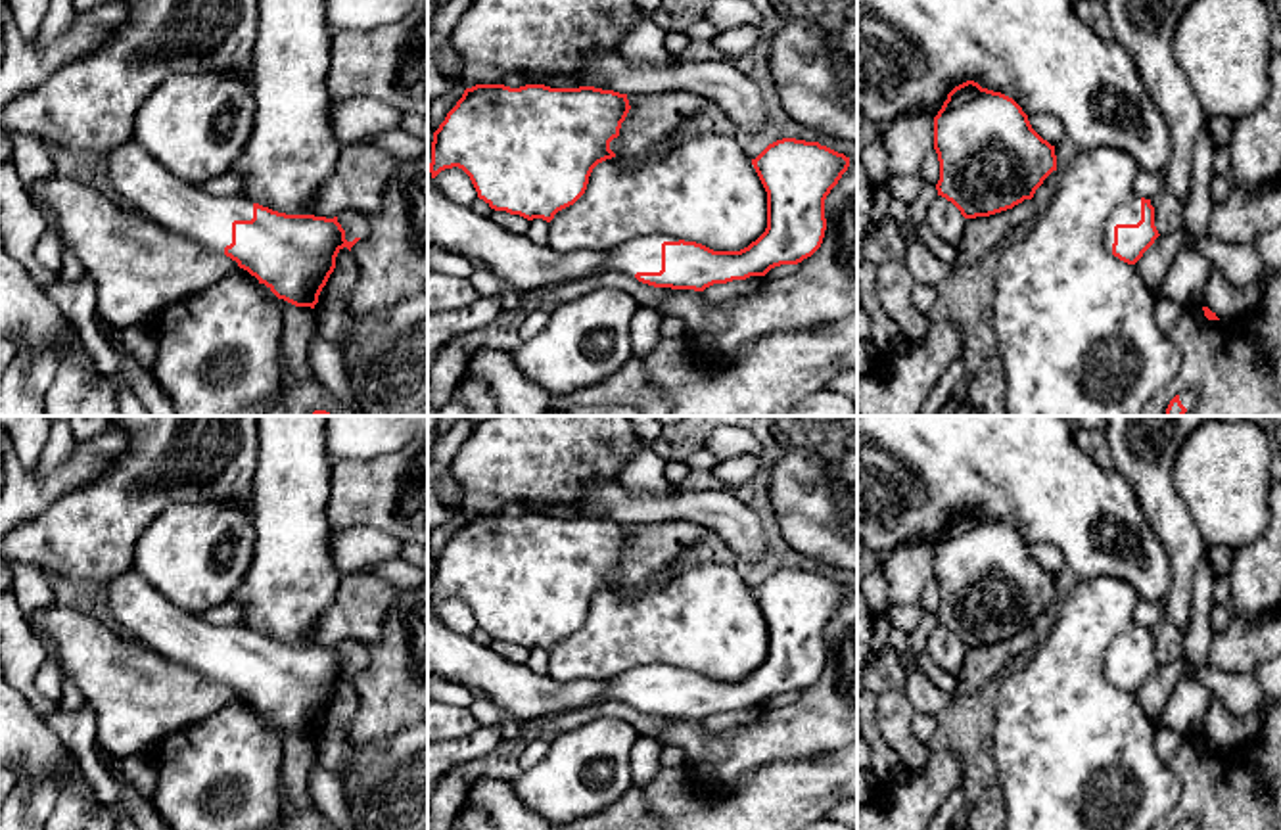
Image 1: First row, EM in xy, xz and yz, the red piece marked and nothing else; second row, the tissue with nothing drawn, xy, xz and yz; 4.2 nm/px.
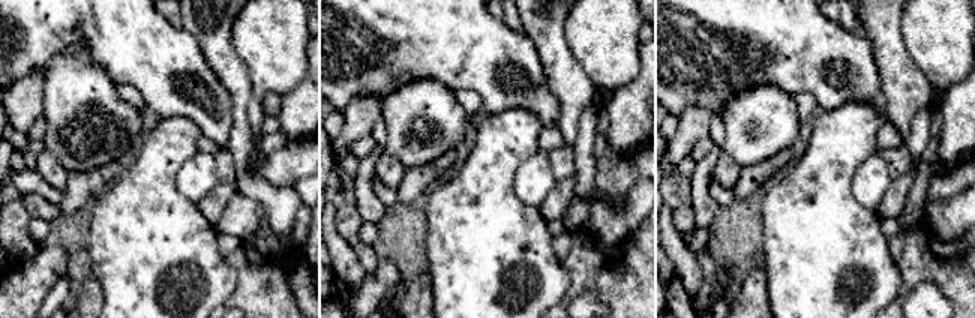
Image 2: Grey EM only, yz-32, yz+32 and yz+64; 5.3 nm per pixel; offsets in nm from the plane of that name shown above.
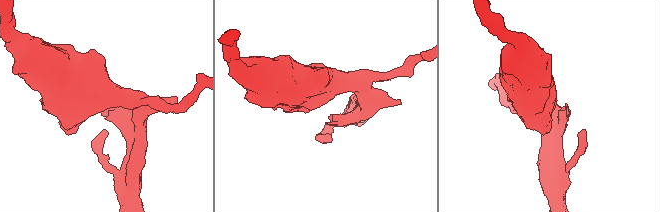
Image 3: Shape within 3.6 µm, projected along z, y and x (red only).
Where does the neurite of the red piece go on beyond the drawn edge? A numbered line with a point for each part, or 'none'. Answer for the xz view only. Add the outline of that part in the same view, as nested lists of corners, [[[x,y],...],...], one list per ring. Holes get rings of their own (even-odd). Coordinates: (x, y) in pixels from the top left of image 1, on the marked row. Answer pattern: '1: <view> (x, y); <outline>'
1: xz (643, 253); [[[644,236],[606,251],[606,270],[635,276],[662,270],[662,243],[679,242],[671,236]]]

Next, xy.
1: xy (135, 173); [[[134,138],[109,151],[109,182],[119,196],[130,201],[132,209],[215,253],[224,253],[224,247],[232,243],[234,220],[253,219],[253,201],[244,196],[209,196],[207,192],[180,182]]]

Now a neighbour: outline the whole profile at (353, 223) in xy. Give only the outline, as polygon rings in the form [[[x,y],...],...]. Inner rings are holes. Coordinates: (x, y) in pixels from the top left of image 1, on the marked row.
[[[343,211],[338,217],[338,222],[345,230],[345,240],[353,242],[355,238],[361,238],[368,230],[368,217],[359,211]]]

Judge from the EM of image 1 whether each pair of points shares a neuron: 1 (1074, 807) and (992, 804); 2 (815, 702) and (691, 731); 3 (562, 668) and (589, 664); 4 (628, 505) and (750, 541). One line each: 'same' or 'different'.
1: different
2: same
3: same
4: same

